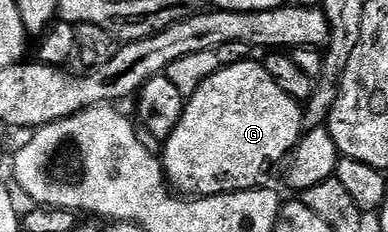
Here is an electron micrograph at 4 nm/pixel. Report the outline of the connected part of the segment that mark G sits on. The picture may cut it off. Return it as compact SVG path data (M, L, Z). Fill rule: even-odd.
M249 62L233 63L227 69L207 77L207 81L203 81L203 85L199 85L199 89L195 89L195 93L186 98L183 117L179 117L179 125L175 125L175 133L171 133L171 137L167 137L163 141L163 150L159 155L161 165L165 169L166 179L178 192L184 193L189 197L204 197L207 195L232 195L234 191L251 191L260 188L264 184L261 182L268 177L269 170L276 163L278 165L284 164L287 156L301 140L303 134L302 104L296 103L291 97L287 97L287 93L283 93L283 89L279 89L279 85L275 85L275 81L271 81L271 77L267 74L267 69L260 62Z

